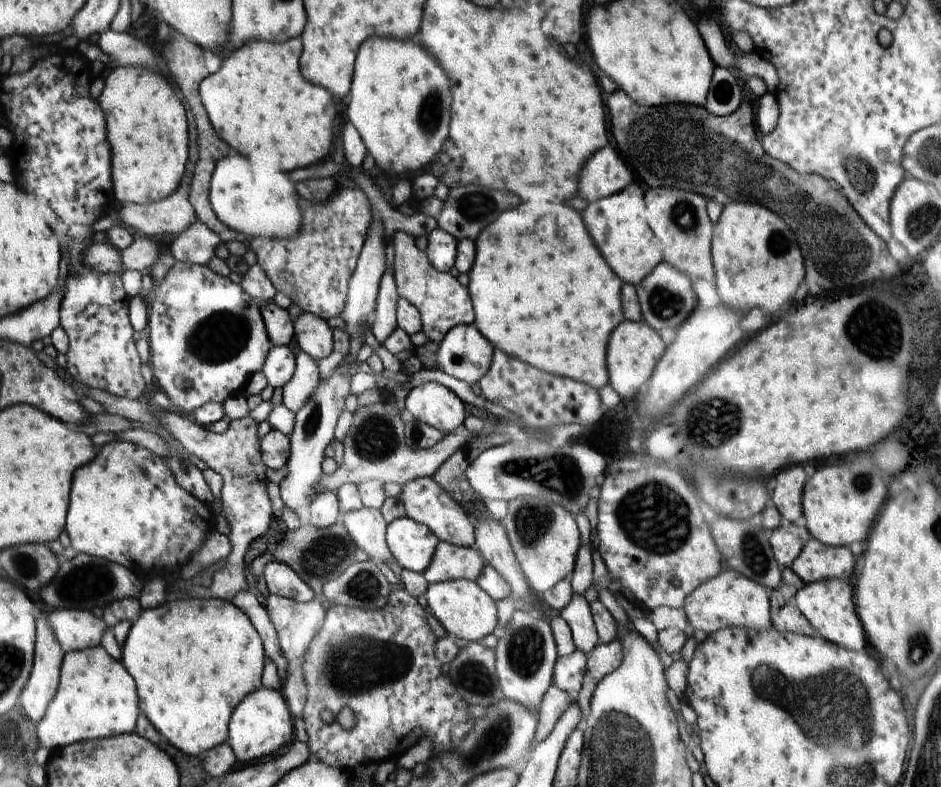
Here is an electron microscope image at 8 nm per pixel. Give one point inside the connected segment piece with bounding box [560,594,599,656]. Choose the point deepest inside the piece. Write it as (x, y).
(577, 614)

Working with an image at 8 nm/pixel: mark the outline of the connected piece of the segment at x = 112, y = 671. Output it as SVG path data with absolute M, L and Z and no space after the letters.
M98 647L66 652L58 688L48 714L39 724L41 745L55 749L86 740L106 739L135 732L141 714L140 694L132 674Z

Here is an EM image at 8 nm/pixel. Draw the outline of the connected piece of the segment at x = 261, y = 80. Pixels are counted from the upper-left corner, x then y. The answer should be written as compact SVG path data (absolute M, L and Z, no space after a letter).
M300 36L290 40L285 40L284 42L252 39L250 42L244 43L240 48L233 49L227 53L227 55L223 56L222 66L220 66L218 72L208 76L200 84L200 99L202 100L202 104L204 104L204 109L206 110L208 119L214 130L220 134L220 138L222 138L230 148L228 154L224 158L220 158L218 162L222 162L222 160L226 160L226 158L230 158L230 156L240 154L240 156L244 156L248 162L258 164L260 168L264 168L264 170L268 170L268 172L276 172L276 170L278 170L278 172L284 172L284 174L288 174L288 178L294 178L294 176L290 176L290 174L296 172L296 170L304 170L304 168L320 166L320 164L316 164L316 162L320 162L320 160L324 162L324 168L326 168L326 162L328 162L328 160L324 160L324 158L328 158L330 148L332 148L334 98L332 98L332 94L330 94L328 90L324 90L324 88L320 88L320 86L312 86L310 82L306 82L306 80L302 78L302 74L300 74L300 64L298 64L298 60L300 60L300 52L302 52L302 40Z

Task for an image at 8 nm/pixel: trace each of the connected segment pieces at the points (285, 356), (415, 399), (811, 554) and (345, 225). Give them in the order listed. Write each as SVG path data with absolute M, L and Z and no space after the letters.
M272 346L261 372L272 389L283 388L296 374L296 357L289 347Z
M433 381L419 382L410 390L405 408L413 419L444 436L454 432L467 418L464 404L448 388Z
M811 536L789 567L806 585L828 579L848 581L854 570L854 556L848 547L831 547Z
M340 188L326 204L313 204L303 198L301 213L304 223L294 238L256 237L249 249L256 254L258 266L277 291L286 294L303 313L311 313L328 322L328 318L342 316L345 312L352 260L360 260L364 234L372 228L372 210L360 189Z

